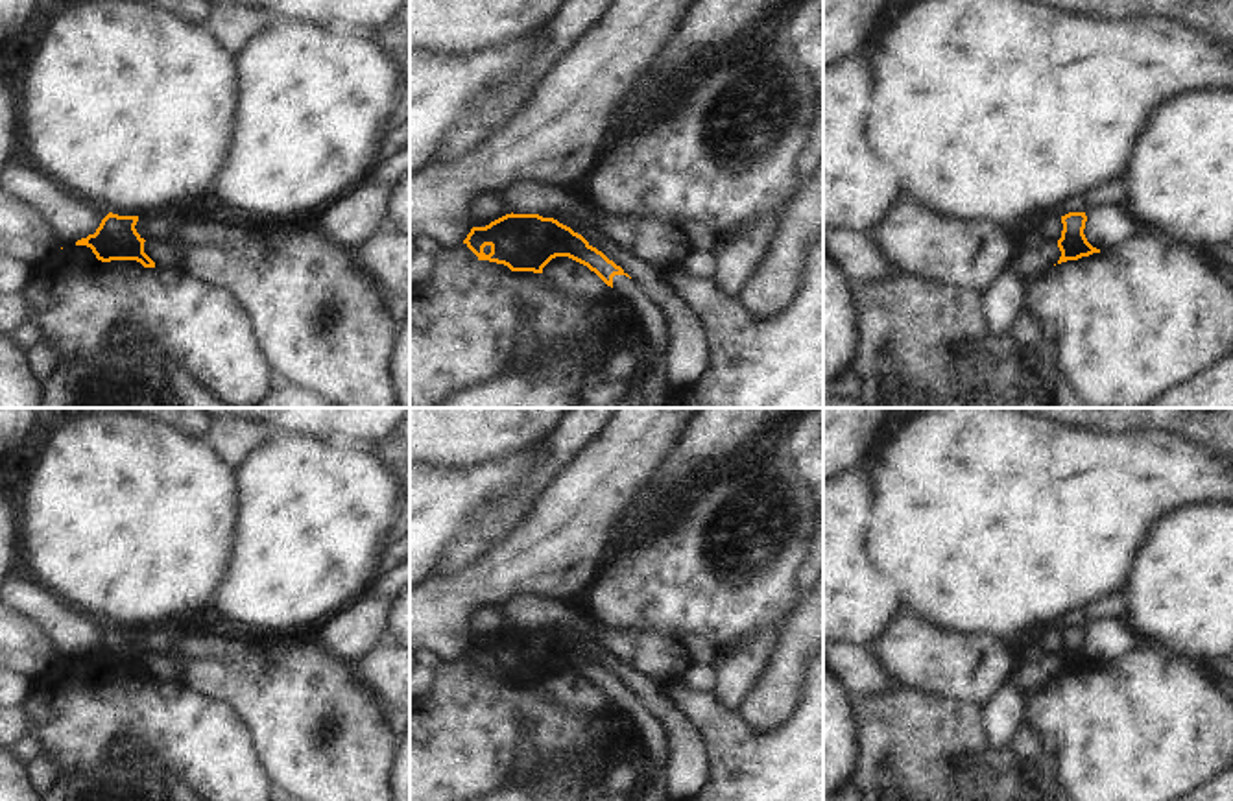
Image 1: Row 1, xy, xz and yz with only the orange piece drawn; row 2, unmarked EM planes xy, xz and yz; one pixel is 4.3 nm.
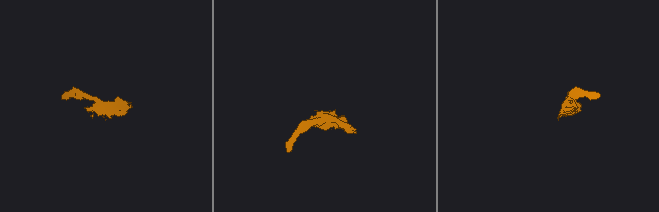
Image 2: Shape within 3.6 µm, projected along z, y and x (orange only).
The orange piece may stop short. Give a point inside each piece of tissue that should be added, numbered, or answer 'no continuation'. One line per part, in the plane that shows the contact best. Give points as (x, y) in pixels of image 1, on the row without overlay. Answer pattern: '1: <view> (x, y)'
no continuation

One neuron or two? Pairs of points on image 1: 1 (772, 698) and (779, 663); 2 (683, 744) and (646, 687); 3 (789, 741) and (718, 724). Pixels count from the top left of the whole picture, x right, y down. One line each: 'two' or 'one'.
1: one
2: one
3: one

